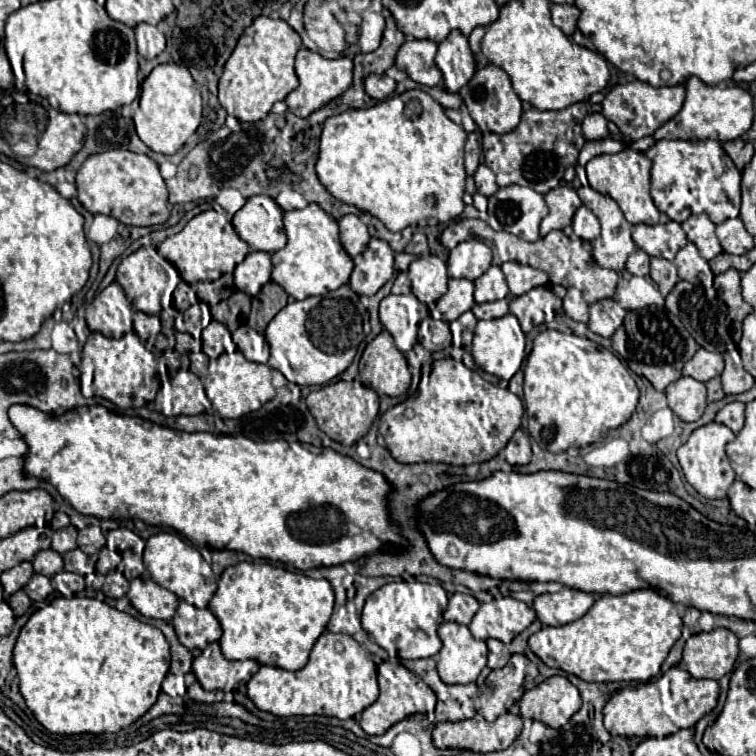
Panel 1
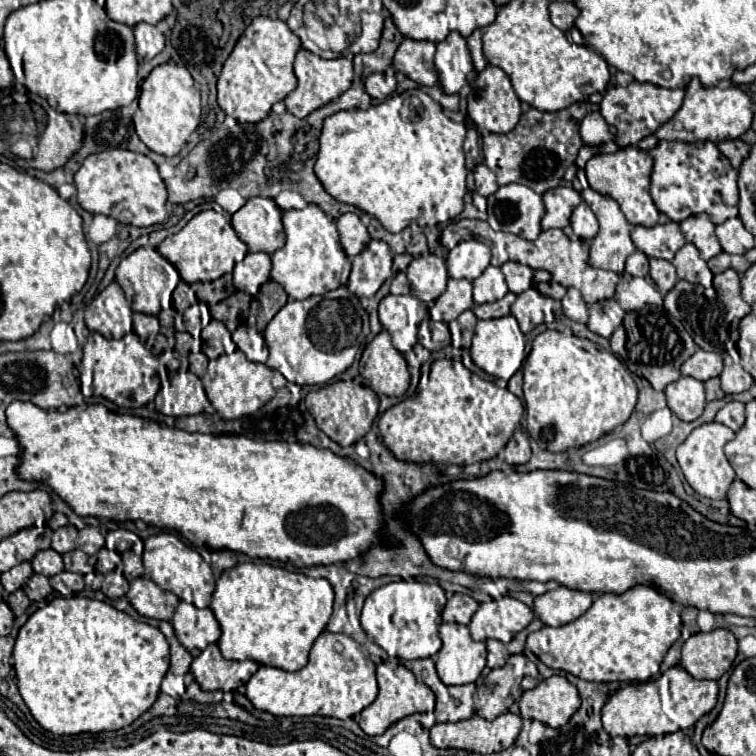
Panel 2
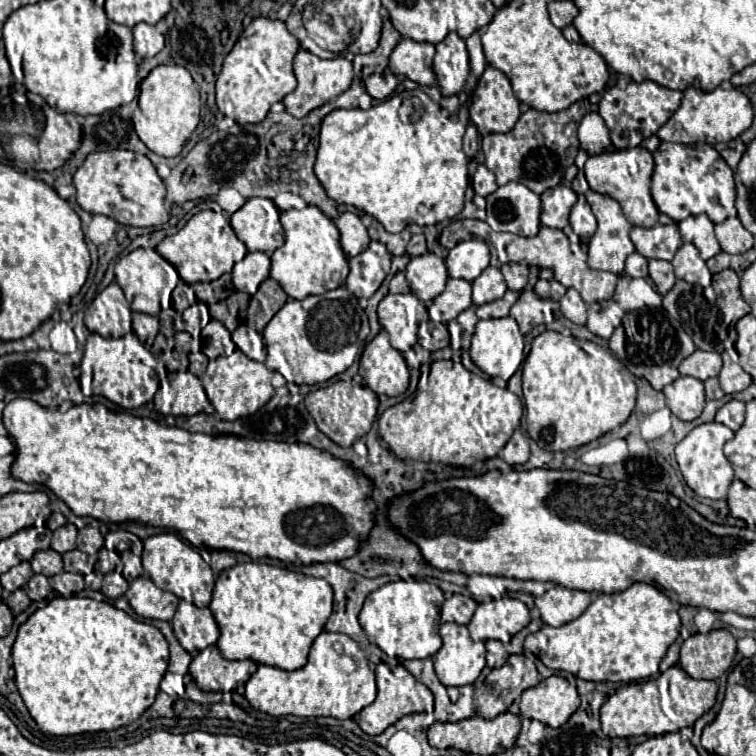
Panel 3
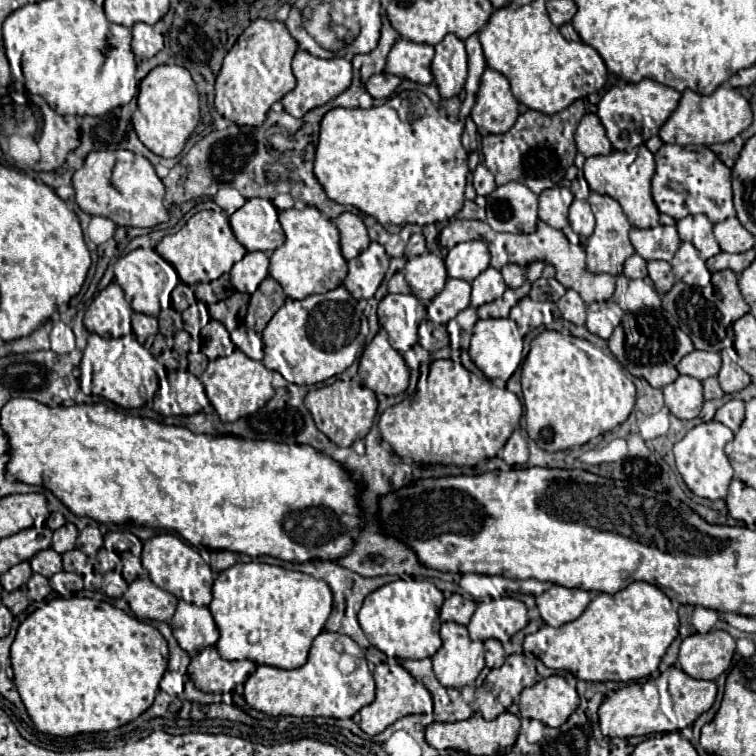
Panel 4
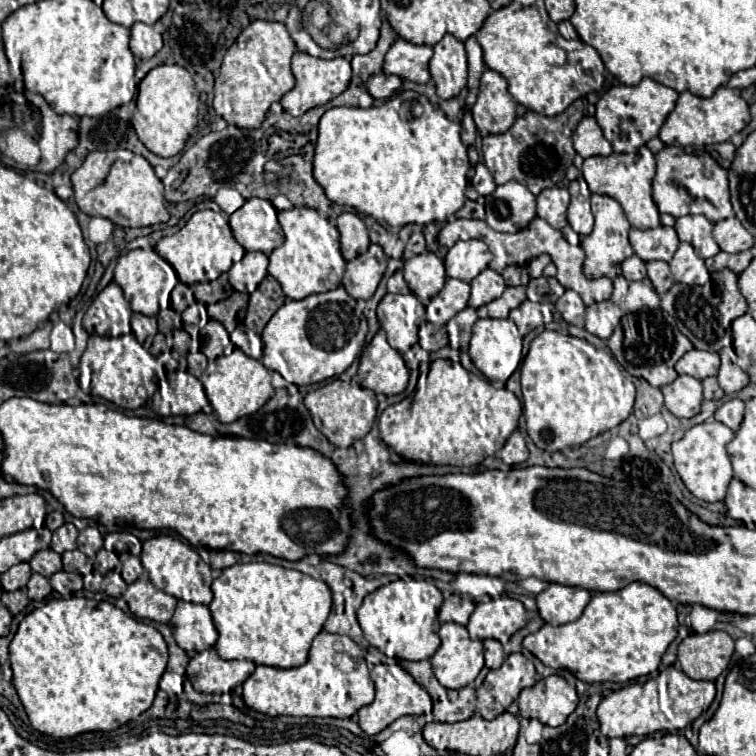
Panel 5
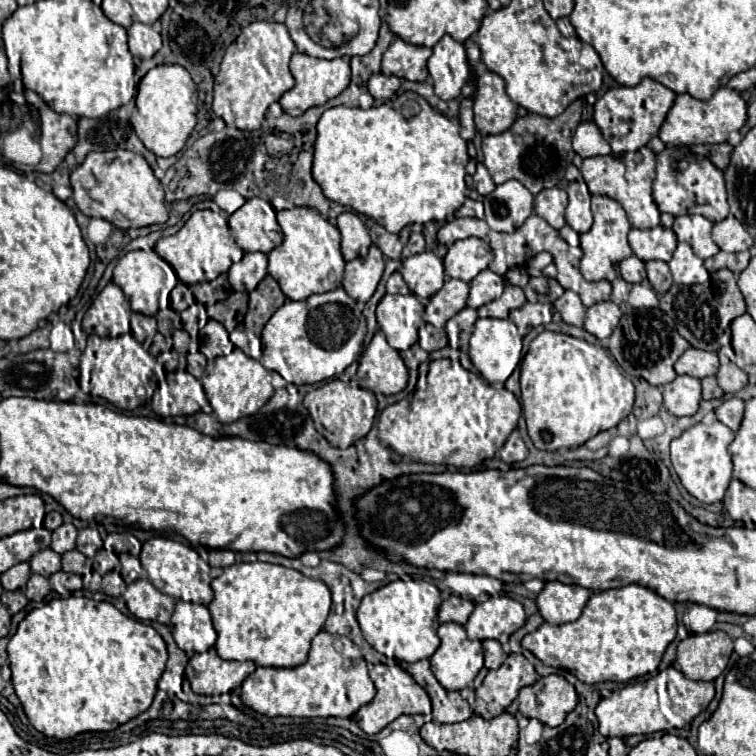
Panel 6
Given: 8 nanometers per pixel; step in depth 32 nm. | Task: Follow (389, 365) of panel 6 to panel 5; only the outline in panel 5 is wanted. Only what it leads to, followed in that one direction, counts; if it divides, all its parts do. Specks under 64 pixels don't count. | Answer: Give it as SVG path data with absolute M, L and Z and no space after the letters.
M384 330L372 338L370 346L364 348L360 356L358 376L364 388L376 394L400 394L408 386L408 368L402 356L388 344Z

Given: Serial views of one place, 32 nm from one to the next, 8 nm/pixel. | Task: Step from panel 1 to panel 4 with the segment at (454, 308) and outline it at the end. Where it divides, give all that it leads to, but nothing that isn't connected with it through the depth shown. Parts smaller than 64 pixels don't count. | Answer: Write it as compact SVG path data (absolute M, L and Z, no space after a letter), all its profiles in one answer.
M448 278L446 288L430 302L428 318L446 324L468 306L470 306L470 284L466 280Z

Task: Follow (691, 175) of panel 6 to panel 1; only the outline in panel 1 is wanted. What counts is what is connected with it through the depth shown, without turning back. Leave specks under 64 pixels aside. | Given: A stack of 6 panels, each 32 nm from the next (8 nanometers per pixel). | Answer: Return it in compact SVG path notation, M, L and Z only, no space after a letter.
M658 140L644 152L652 160L652 198L660 212L674 222L684 222L692 214L708 214L714 224L740 214L742 172L732 164L718 140Z

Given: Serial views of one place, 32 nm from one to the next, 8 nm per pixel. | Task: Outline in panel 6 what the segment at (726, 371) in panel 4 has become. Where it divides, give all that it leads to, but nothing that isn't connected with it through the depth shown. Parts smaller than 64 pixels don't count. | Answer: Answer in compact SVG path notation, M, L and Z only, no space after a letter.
M720 350L718 354L720 354L720 368L718 368L718 374L716 374L718 384L720 384L720 388L722 388L724 392L734 394L734 392L738 392L740 388L744 388L744 386L748 384L748 374L746 374L744 370L740 370L740 368L724 354L724 350Z

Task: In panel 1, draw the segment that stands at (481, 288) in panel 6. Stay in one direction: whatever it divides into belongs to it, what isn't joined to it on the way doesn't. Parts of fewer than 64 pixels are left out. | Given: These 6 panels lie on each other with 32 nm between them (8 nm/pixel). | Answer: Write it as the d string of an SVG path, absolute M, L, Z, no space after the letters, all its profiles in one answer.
M490 266L488 272L484 272L476 280L476 302L496 302L510 294L506 278L498 266Z

